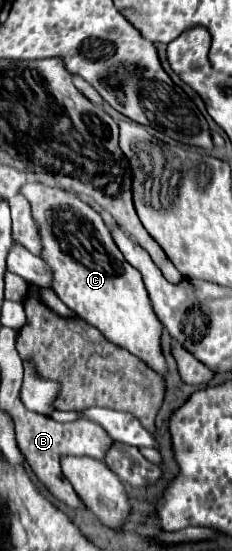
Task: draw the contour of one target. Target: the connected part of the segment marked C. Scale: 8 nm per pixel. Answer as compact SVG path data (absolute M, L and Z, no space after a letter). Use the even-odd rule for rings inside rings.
M29 181L21 187L21 193L33 209L33 221L41 231L41 259L53 273L51 289L57 297L73 309L73 313L97 327L105 339L127 349L153 371L163 375L167 371L165 357L161 353L161 331L141 275L125 261L113 237L97 211L83 203L77 195L59 187L47 187L37 181Z

